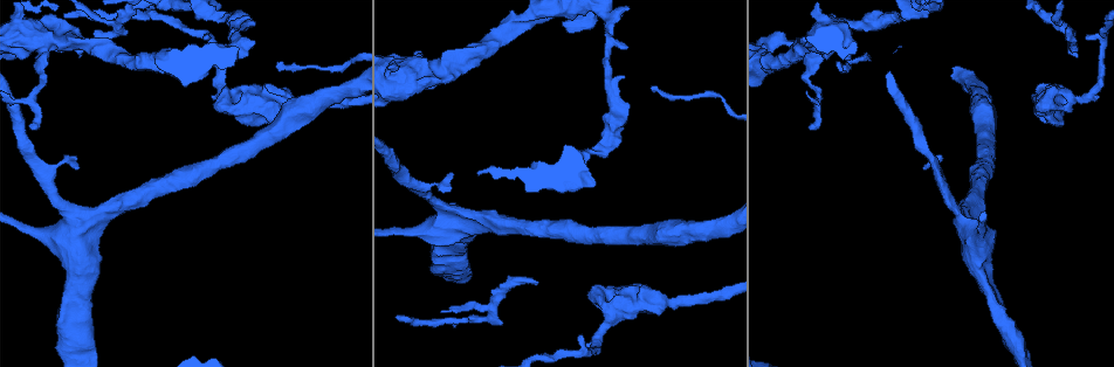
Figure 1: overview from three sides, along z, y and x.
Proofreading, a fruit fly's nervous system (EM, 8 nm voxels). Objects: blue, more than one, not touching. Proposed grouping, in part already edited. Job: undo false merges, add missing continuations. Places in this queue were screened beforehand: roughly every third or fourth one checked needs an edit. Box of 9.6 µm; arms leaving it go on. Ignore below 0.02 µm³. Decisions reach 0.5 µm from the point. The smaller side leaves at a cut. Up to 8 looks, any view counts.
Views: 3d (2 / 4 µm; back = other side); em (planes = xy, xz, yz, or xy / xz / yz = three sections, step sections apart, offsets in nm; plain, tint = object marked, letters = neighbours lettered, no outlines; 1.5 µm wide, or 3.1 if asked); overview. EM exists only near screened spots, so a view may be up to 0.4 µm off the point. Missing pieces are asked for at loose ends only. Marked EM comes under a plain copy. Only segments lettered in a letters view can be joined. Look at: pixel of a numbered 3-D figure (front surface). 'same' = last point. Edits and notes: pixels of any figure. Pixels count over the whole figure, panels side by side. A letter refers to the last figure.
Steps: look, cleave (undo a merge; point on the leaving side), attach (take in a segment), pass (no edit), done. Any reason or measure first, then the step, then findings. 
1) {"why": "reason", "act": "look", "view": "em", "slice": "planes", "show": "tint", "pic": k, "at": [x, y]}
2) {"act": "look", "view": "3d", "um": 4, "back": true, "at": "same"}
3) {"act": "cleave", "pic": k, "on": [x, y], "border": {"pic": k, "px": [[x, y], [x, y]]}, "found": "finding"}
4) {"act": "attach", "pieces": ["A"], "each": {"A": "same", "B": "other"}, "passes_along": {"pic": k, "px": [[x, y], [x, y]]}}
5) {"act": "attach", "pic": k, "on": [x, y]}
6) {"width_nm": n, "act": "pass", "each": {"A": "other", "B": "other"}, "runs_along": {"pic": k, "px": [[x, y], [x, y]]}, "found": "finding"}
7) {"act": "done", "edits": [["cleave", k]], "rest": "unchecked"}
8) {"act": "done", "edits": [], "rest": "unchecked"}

{"why": "calibre changes", "act": "look", "view": "em", "slice": "planes", "show": "tint", "pic": 1, "at": [776, 45]}

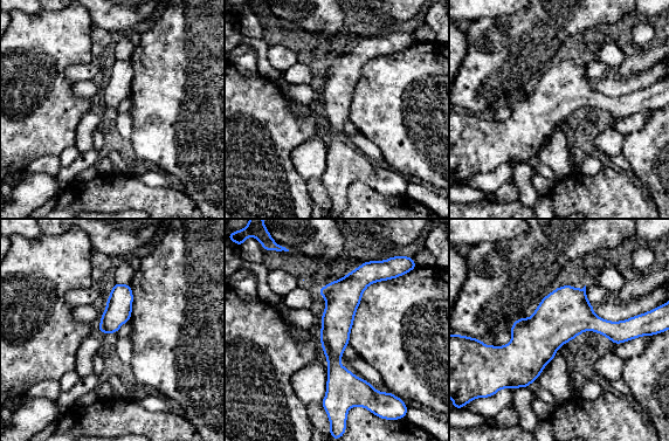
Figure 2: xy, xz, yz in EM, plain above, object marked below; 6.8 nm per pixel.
{"why": "what lies round it", "act": "look", "view": "em", "slice": "planes", "show": "letters", "at": "same"}

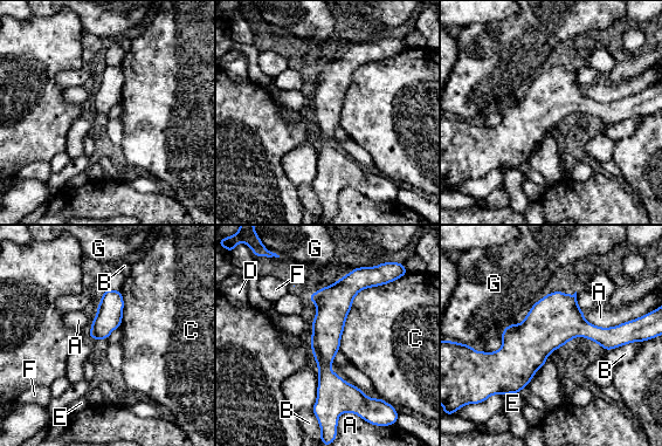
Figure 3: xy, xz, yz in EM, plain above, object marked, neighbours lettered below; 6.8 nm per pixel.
{"act": "pass", "each": {"A": "other", "B": "other", "C": "other", "D": "other", "E": "other", "F": "other", "G": "other"}, "runs_along": {"pic": 3, "px": [[622, 331], [543, 330], [516, 357], [484, 355]]}, "found": "all the same cell"}

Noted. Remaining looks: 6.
{"why": "four arms meet", "act": "look", "view": "3d", "um": 4, "pic": 1, "at": [628, 309]}

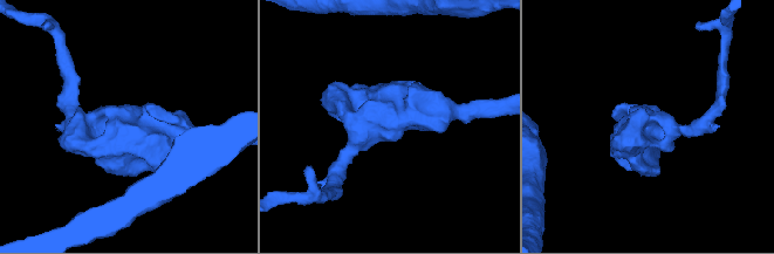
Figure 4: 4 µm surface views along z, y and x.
{"act": "look", "view": "em", "slice": "yz", "step": 8, "show": "tint", "pic": 4, "at": [387, 124]}

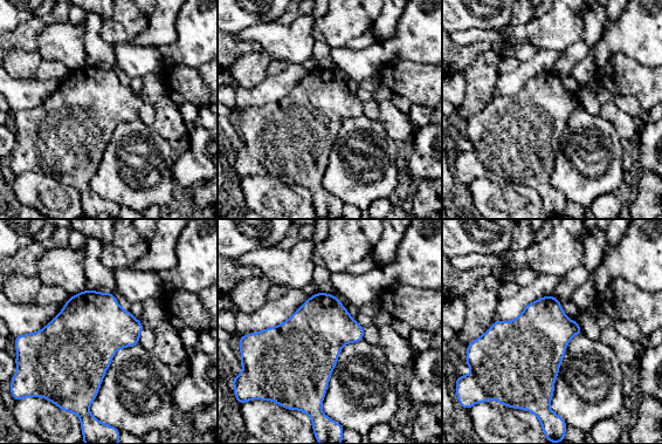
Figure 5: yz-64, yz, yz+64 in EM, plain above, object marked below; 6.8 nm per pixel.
{"act": "look", "view": "em", "slice": "planes", "show": "letters", "at": "same"}

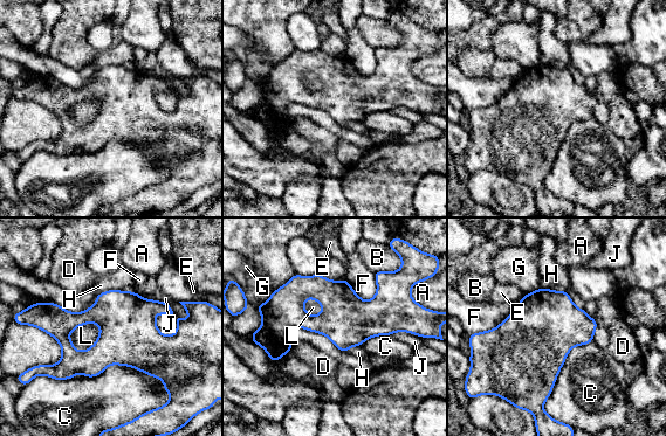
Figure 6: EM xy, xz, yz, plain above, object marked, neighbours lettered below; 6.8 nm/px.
{"act": "pass", "each": {"A": "other", "B": "other", "C": "other", "D": "other", "E": "other", "F": "other", "G": "other", "H": "other", "J": "other", "L": "other"}, "found": "continuous, no second cell"}

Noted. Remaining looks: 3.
{"why": "an open end", "act": "look", "view": "em", "slice": "planes", "show": "letters", "pic": 1, "at": [397, 317]}

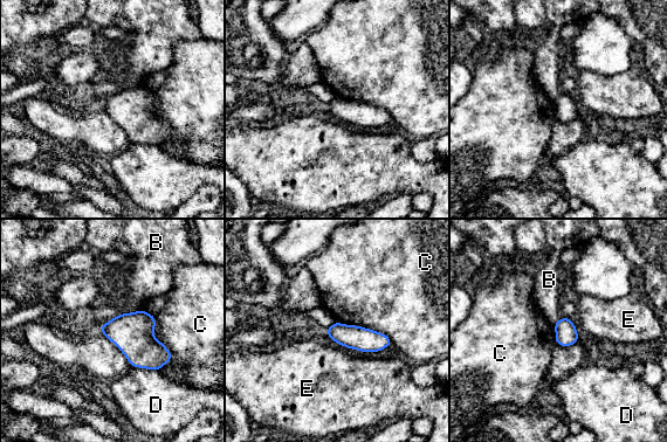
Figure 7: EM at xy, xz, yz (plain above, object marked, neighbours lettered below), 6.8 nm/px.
{"act": "pass", "each": {"B": "other", "C": "other", "D": "other", "E": "other"}, "border": {"pic": 7, "px": [[335, 320], [373, 329], [392, 343]]}, "found": "no lettered segment goes on from it"}

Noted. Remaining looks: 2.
{"act": "done", "edits": [], "rest": "unchecked"}

